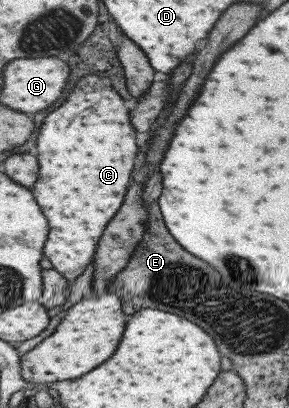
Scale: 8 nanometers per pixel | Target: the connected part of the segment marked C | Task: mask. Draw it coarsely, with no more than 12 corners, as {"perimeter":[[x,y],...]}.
{"perimeter":[[86,76],[38,136],[46,258],[95,260],[136,170],[132,110]]}

